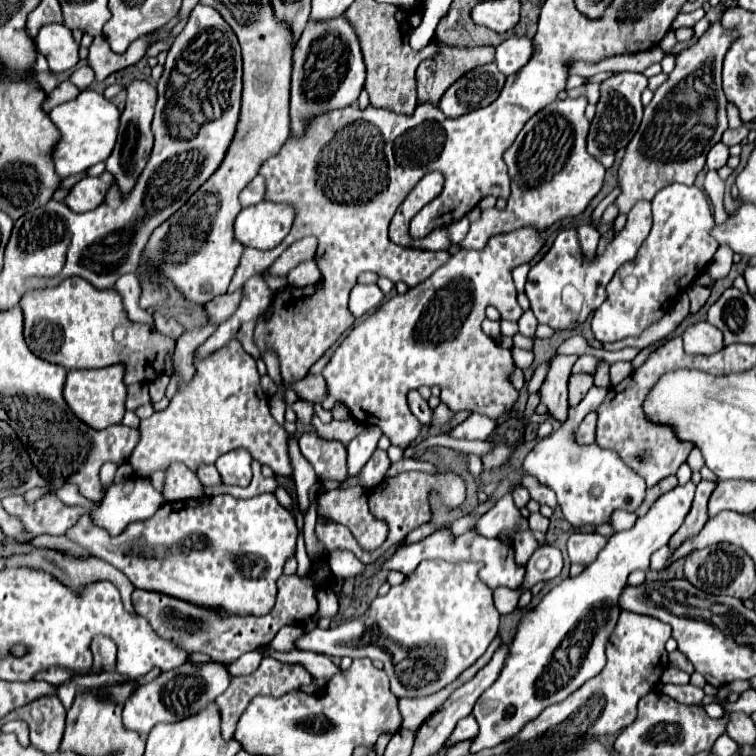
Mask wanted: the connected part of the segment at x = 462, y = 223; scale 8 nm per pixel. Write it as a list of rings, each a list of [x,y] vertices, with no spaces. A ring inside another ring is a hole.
[[[464,216],[464,218],[460,218],[458,222],[454,222],[452,226],[450,226],[450,240],[452,240],[452,252],[456,252],[458,248],[460,248],[460,242],[466,238],[466,234],[468,234],[468,230],[470,230],[470,220]]]

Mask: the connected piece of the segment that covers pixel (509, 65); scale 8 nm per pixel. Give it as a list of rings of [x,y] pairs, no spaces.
[[[512,36],[512,38],[504,40],[495,50],[495,63],[498,70],[502,74],[510,76],[510,74],[518,72],[530,60],[530,56],[532,56],[532,40]]]

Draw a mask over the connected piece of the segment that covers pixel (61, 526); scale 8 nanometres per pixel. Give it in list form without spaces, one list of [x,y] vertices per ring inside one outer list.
[[[54,494],[42,496],[34,504],[26,504],[22,496],[6,496],[2,504],[8,514],[24,522],[24,534],[16,537],[19,542],[27,542],[36,534],[64,534],[86,512],[80,506],[66,506]]]

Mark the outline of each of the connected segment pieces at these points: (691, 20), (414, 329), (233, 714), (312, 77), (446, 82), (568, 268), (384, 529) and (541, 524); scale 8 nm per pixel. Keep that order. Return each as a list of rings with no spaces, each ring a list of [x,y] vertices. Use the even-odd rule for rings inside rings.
[[[698,8],[698,10],[694,10],[694,12],[686,12],[686,14],[680,14],[678,16],[678,20],[676,20],[676,24],[672,26],[674,30],[676,28],[680,28],[680,26],[694,26],[702,16],[704,16],[706,12],[704,12],[704,8]]]
[[[532,228],[516,230],[512,234],[492,236],[484,250],[458,250],[452,260],[436,270],[424,284],[410,288],[406,294],[396,294],[380,306],[372,316],[358,324],[336,348],[330,362],[322,370],[328,380],[328,398],[321,403],[325,410],[331,410],[337,402],[342,402],[354,414],[360,424],[376,424],[396,446],[408,446],[418,438],[420,422],[410,412],[406,404],[406,394],[420,386],[440,386],[442,402],[454,412],[470,410],[484,414],[498,422],[508,414],[518,400],[518,390],[512,386],[510,376],[516,370],[512,352],[498,346],[492,338],[482,332],[482,320],[486,306],[494,306],[502,318],[518,320],[522,308],[516,302],[516,288],[512,282],[512,268],[530,262],[538,250],[544,246],[540,234]]]
[[[266,656],[256,672],[252,672],[248,676],[232,678],[230,688],[216,698],[216,706],[218,706],[220,716],[222,716],[222,726],[220,726],[222,738],[224,740],[232,740],[234,738],[238,720],[240,720],[242,712],[248,708],[248,704],[250,704],[250,700],[254,696],[274,696],[274,698],[280,698],[280,696],[284,696],[288,692],[302,690],[302,686],[310,686],[312,682],[314,682],[314,676],[310,672],[306,672],[302,664],[286,664],[286,662],[280,662],[280,660],[272,658],[272,656]]]
[[[342,16],[340,20],[324,20],[324,24],[312,24],[310,20],[296,42],[292,90],[290,90],[292,136],[294,138],[304,136],[312,118],[354,104],[364,88],[364,78],[366,78],[366,66],[362,60],[360,44],[348,20],[344,20]]]
[[[440,44],[440,56],[424,60],[416,72],[418,104],[438,104],[442,94],[466,72],[476,66],[494,62],[492,46],[476,48],[450,48]]]
[[[640,200],[634,204],[634,208],[628,212],[628,222],[624,226],[624,230],[614,236],[614,240],[610,242],[610,246],[604,250],[604,254],[600,258],[594,258],[592,262],[586,262],[582,258],[582,250],[580,244],[576,240],[576,230],[574,228],[566,228],[562,230],[552,248],[542,256],[540,262],[536,262],[530,272],[528,272],[528,280],[526,280],[526,296],[530,300],[530,308],[538,320],[538,324],[548,324],[554,330],[566,330],[566,328],[574,328],[578,324],[578,316],[580,310],[584,306],[584,320],[588,318],[588,314],[592,310],[596,310],[604,300],[606,300],[606,284],[612,280],[614,272],[628,260],[632,260],[642,244],[642,240],[646,240],[646,236],[650,234],[650,226],[652,226],[652,214],[650,214],[650,202],[648,200]],[[566,288],[574,288],[572,292],[578,292],[576,300],[574,296],[566,296]]]
[[[364,488],[326,490],[316,498],[318,514],[328,514],[356,534],[364,550],[376,550],[388,536],[388,524],[368,510]]]
[[[536,512],[530,514],[528,524],[533,532],[547,533],[550,519],[541,515],[540,512]]]

